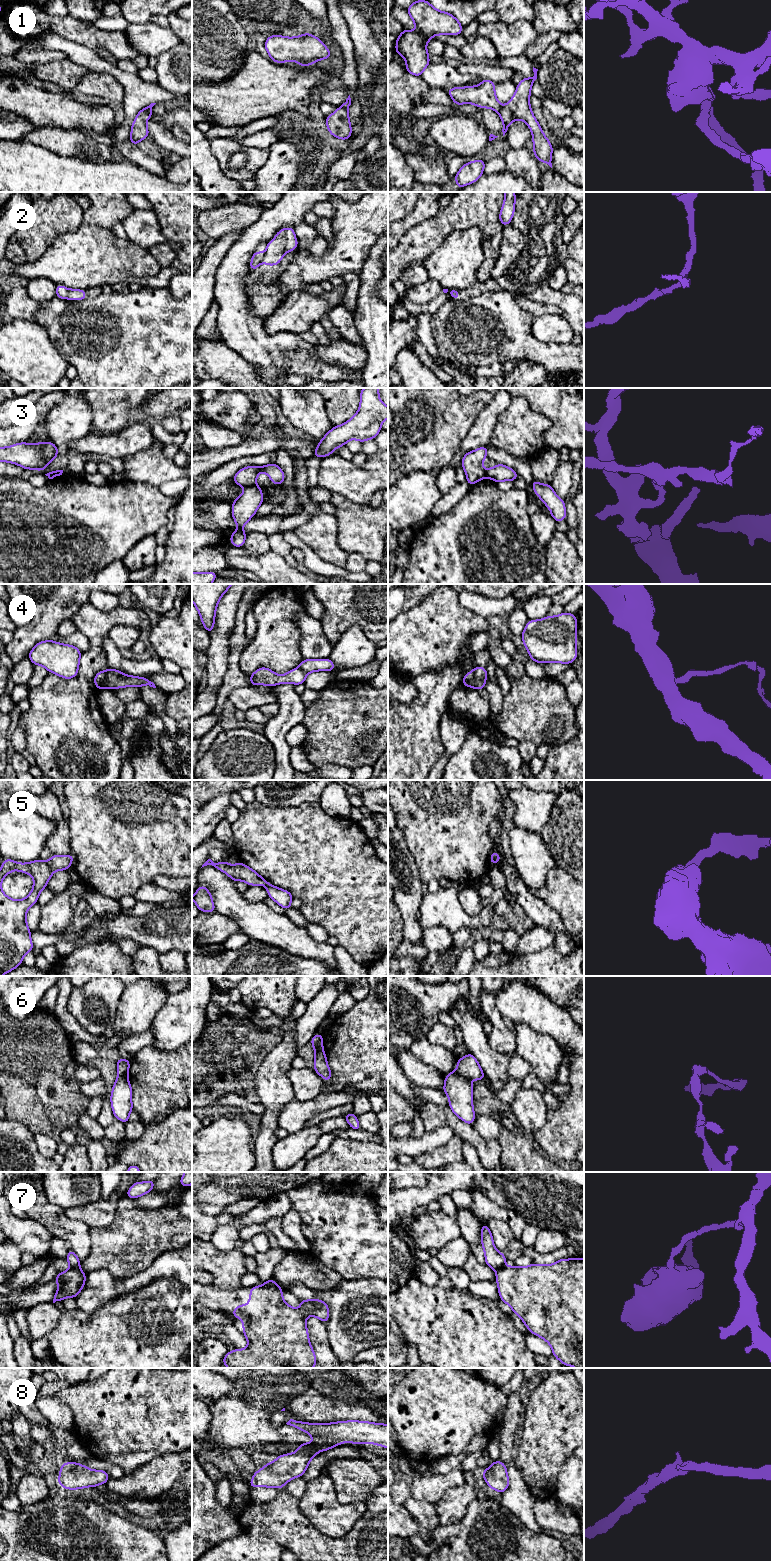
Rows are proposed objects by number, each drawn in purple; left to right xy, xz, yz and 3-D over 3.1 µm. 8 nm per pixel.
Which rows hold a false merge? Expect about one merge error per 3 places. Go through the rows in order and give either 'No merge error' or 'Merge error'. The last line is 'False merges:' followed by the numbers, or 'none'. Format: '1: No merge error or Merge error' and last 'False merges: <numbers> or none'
1: Merge error
2: Merge error
3: Merge error
4: Merge error
5: Merge error
6: Merge error
7: Merge error
8: No merge error
False merges: 1, 2, 3, 4, 5, 6, 7

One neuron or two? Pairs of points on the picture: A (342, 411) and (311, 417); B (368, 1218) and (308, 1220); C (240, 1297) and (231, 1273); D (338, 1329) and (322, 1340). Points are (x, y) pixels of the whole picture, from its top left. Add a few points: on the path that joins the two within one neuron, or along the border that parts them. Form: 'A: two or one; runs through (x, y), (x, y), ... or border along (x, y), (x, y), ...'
A: two; border along (322, 398), (327, 417), (333, 425)
B: one; runs through (353, 1218), (323, 1216)
C: two; border along (214, 1286), (220, 1289), (231, 1290), (240, 1288)
D: two; border along (324, 1324), (327, 1330), (329, 1346), (337, 1357)

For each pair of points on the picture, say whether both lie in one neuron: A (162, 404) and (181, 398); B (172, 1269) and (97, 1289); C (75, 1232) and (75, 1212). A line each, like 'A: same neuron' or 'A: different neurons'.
A: same neuron
B: same neuron
C: different neurons

